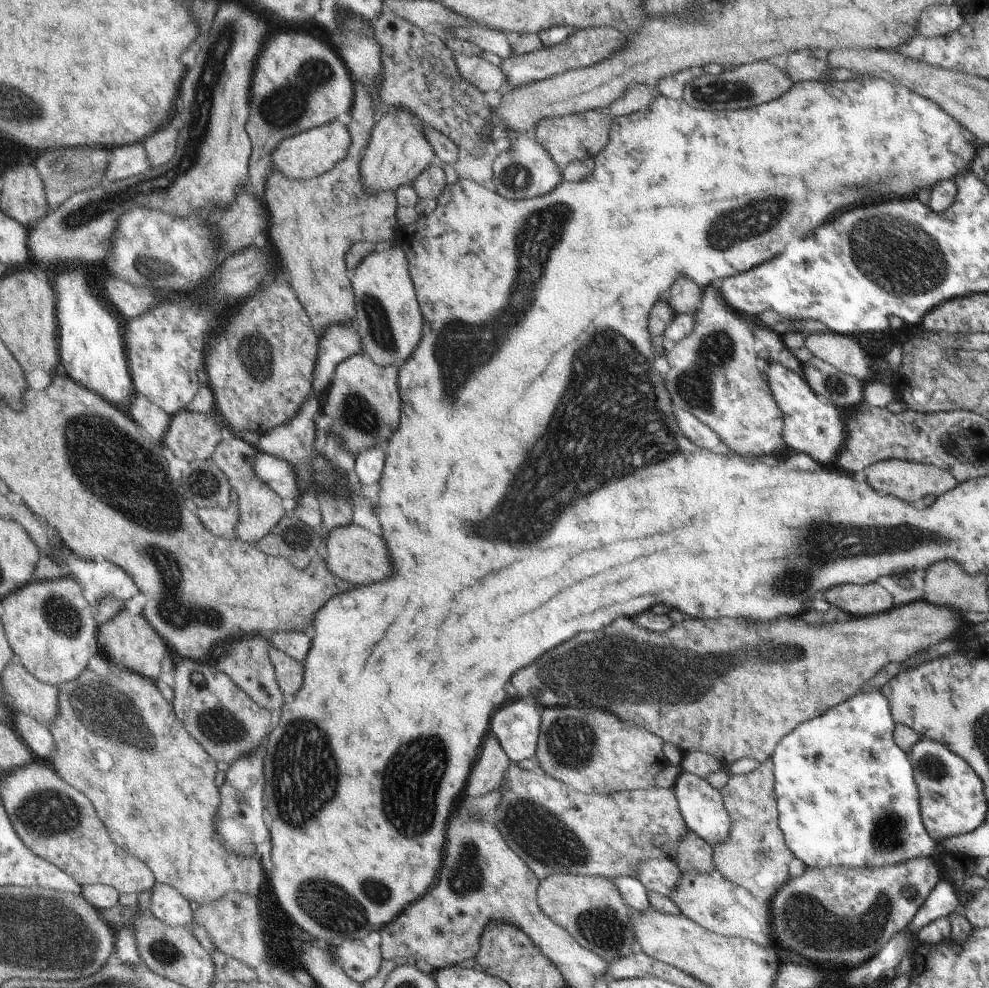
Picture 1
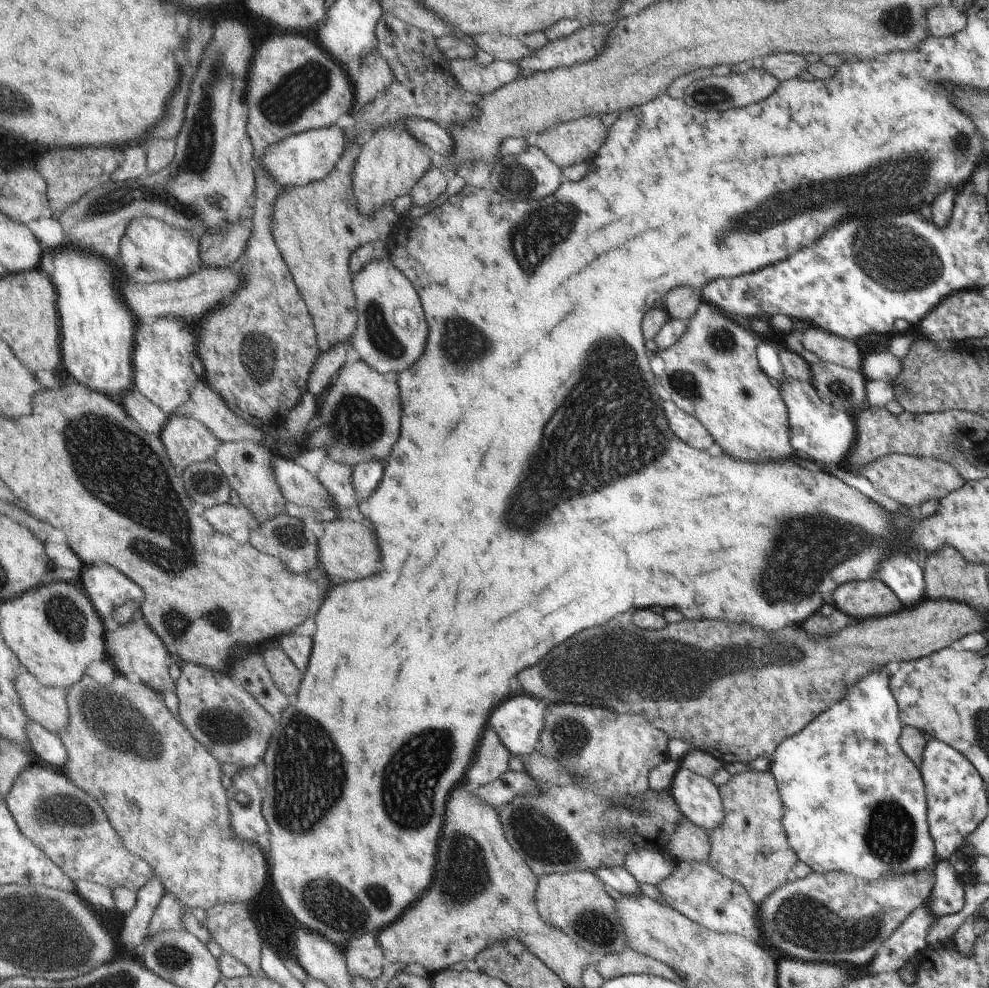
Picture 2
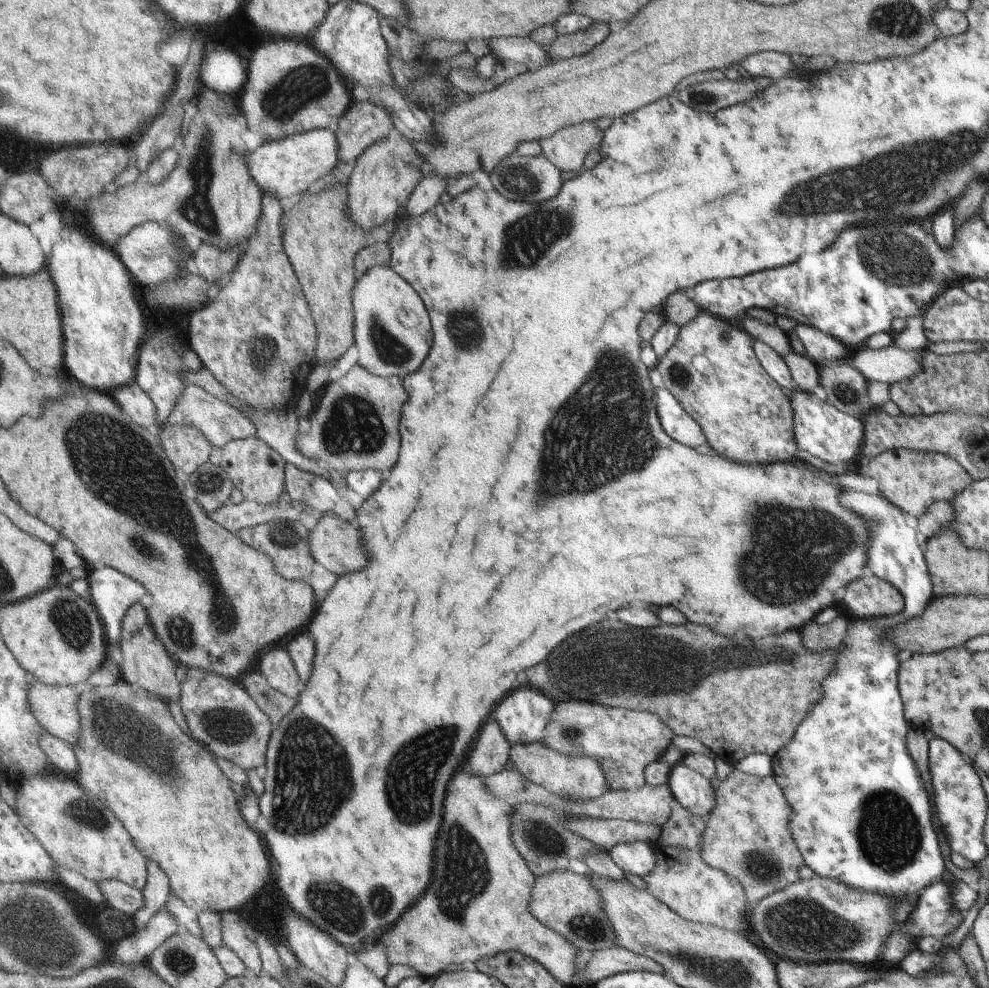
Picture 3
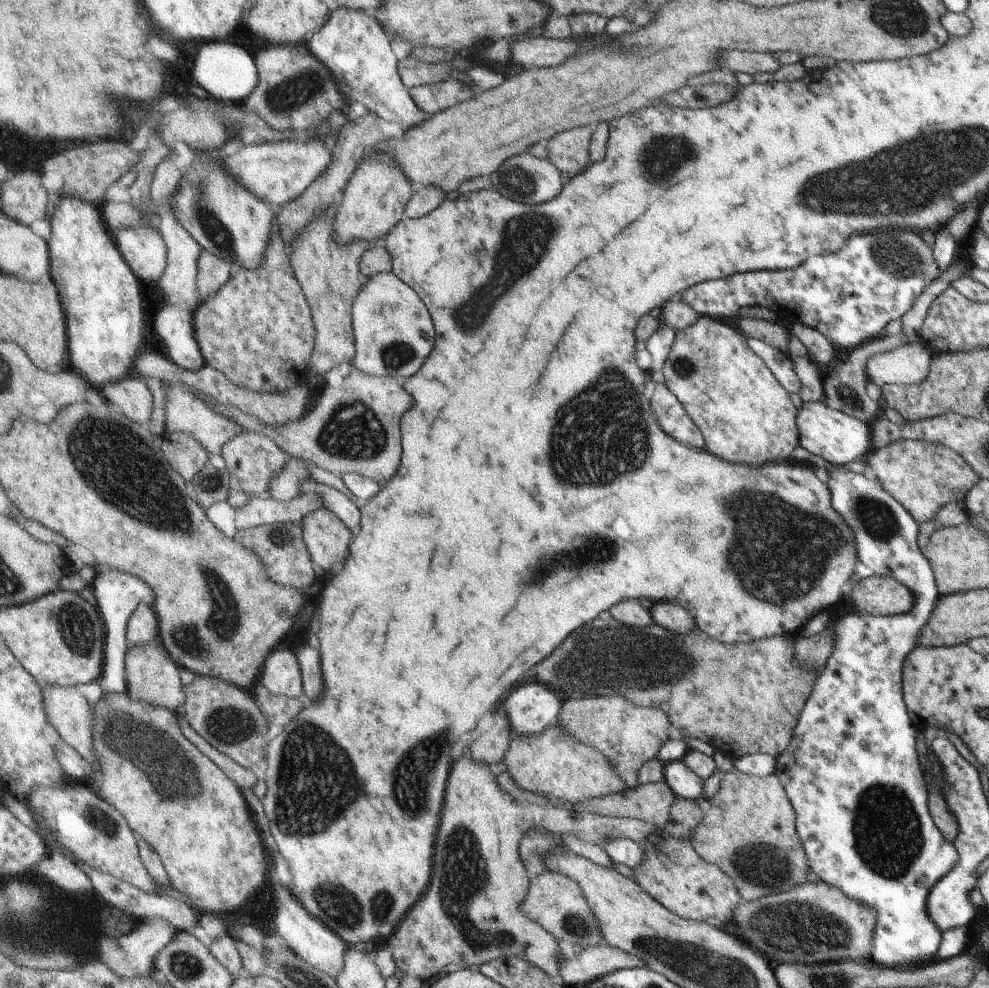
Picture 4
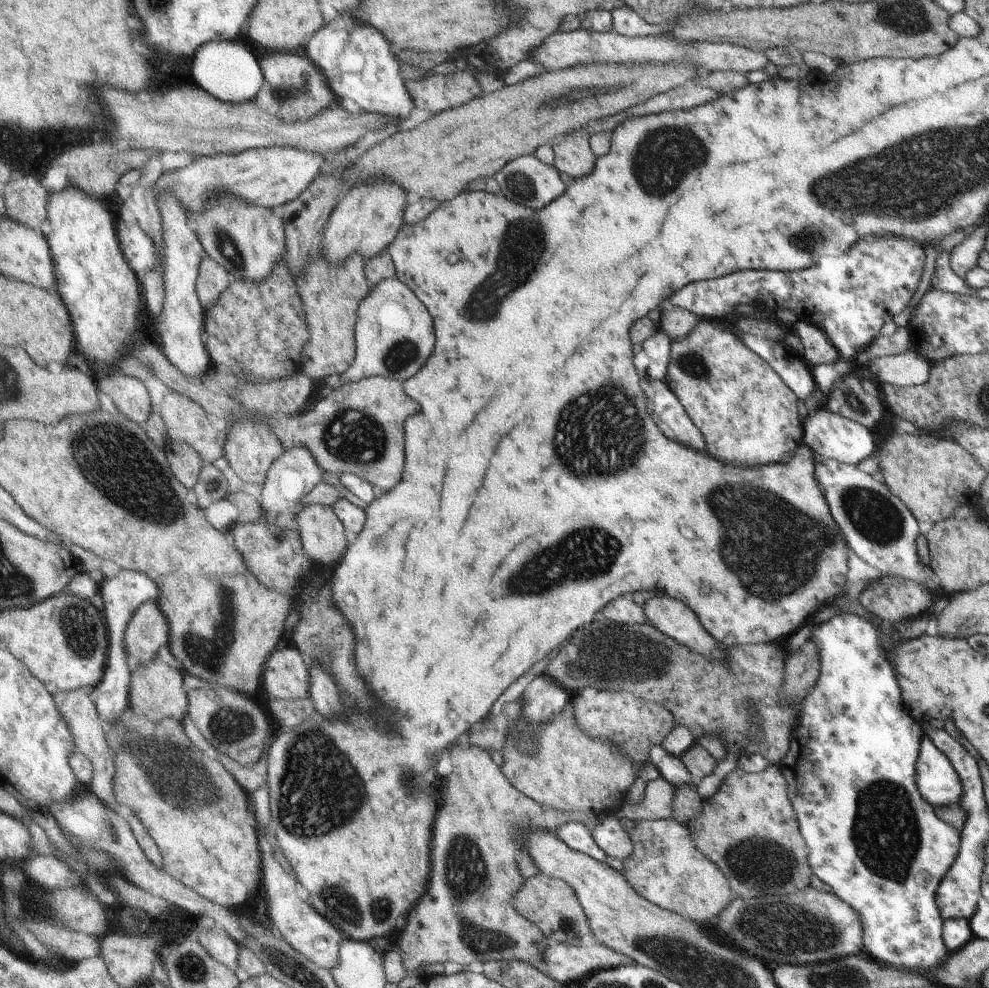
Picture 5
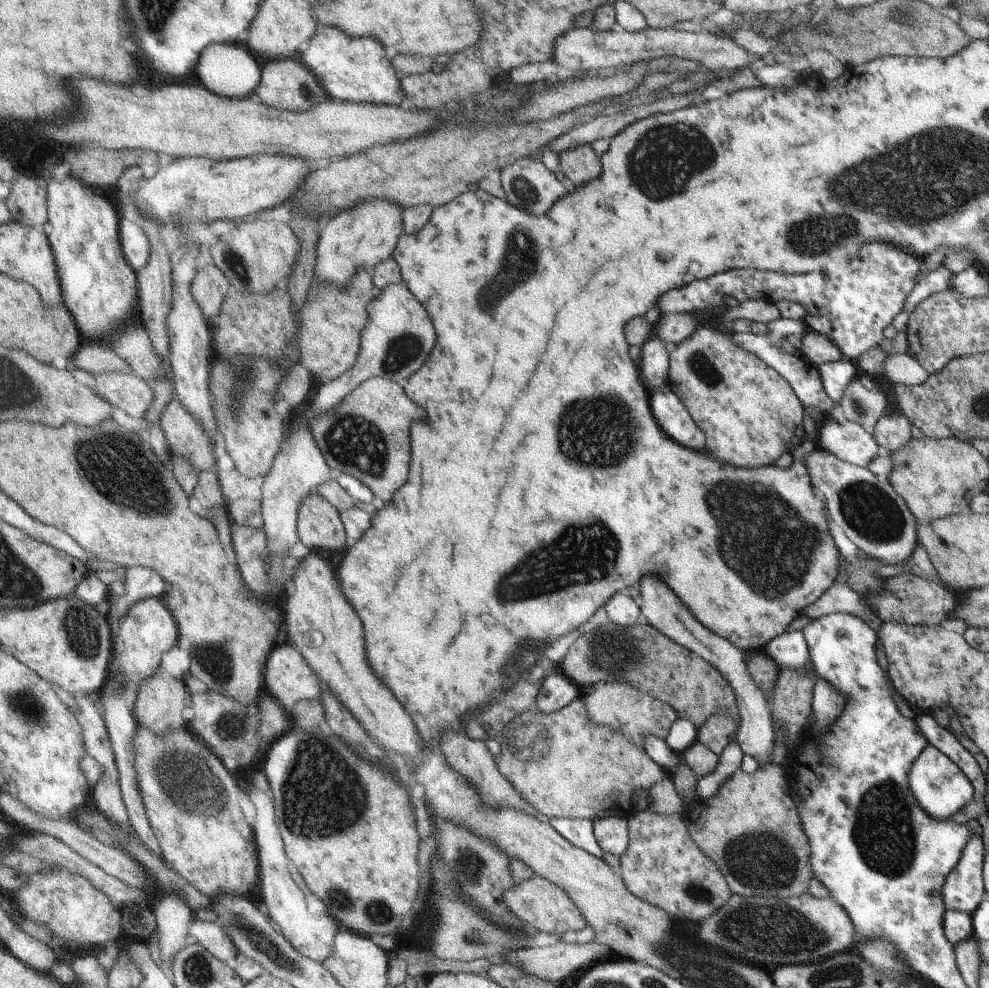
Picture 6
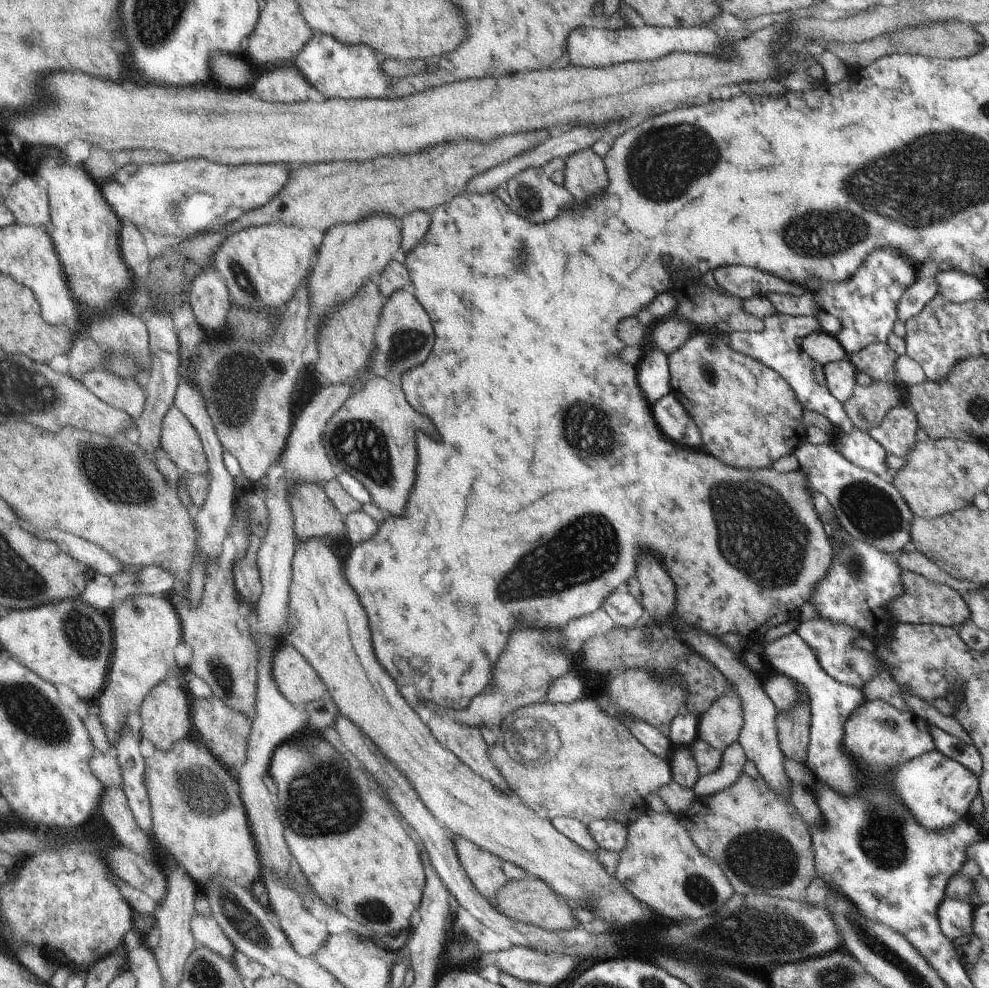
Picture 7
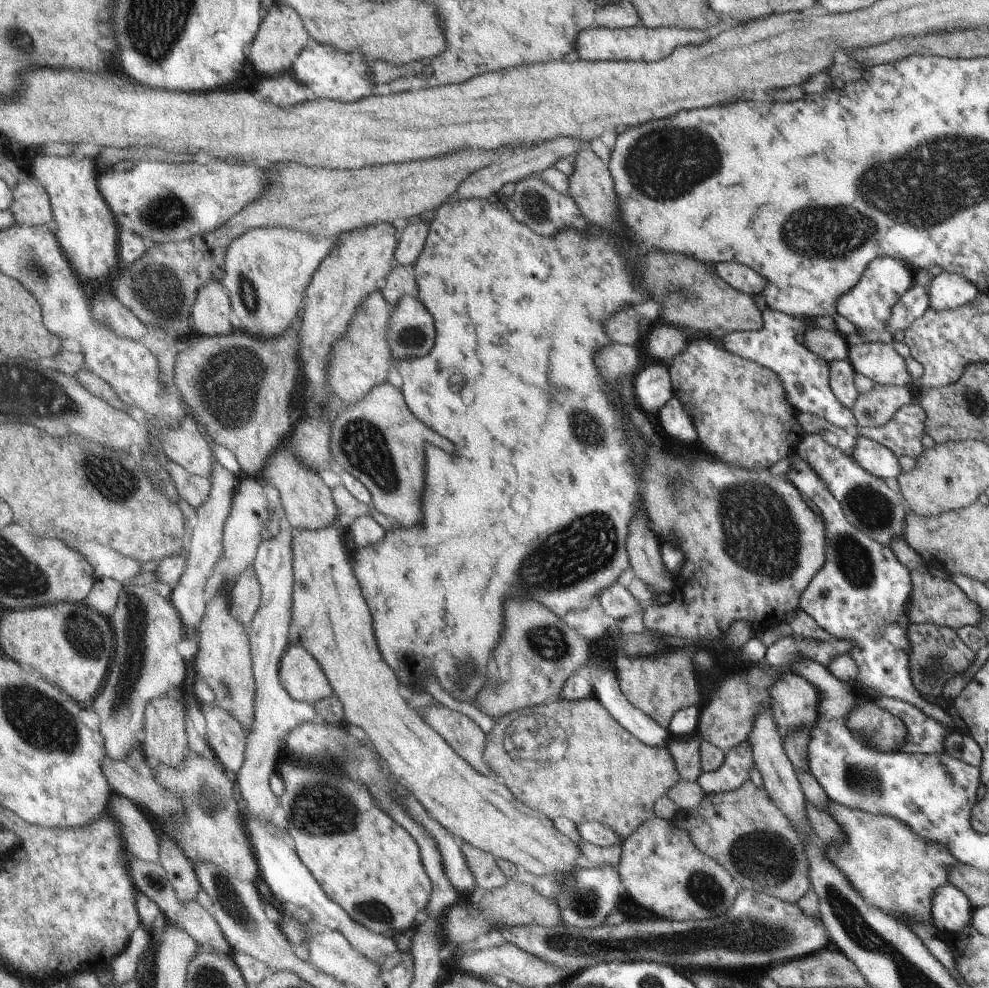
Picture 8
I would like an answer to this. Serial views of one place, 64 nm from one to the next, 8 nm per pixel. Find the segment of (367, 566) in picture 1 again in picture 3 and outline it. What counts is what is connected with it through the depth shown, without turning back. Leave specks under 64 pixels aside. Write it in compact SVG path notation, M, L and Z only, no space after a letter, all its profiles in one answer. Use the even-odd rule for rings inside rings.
M328 513L318 520L318 524L311 534L311 549L317 562L338 577L358 572L358 570L368 566L368 554L364 552L363 534L360 526L339 514Z

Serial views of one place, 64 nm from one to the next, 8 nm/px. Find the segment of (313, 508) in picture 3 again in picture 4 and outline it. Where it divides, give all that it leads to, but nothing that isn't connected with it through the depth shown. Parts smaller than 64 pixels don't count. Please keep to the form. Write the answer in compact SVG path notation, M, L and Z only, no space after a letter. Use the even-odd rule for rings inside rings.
M308 479L301 486L301 492L302 495L312 493L319 494L321 497L325 495L326 508L334 511L346 523L346 526L349 527L354 534L354 538L356 538L360 532L361 514L359 507L353 504L344 493L314 479Z

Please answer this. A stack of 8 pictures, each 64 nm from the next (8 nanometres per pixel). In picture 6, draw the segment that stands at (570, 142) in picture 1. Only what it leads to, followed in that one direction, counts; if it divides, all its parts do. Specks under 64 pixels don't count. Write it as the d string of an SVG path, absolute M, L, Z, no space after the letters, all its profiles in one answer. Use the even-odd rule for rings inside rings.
M589 144L564 150L560 152L559 158L564 180L571 185L572 189L586 186L589 182L602 178L601 158Z

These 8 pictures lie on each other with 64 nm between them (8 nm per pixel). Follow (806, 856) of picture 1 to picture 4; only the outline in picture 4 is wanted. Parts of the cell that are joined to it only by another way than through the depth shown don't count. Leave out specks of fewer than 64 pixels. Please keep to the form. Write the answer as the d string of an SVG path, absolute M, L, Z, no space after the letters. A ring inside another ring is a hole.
M835 472L829 473L829 489L831 490L831 503L836 512L842 515L842 518L850 525L854 531L856 539L857 555L863 564L873 570L879 577L890 577L903 585L906 585L913 594L913 605L910 610L907 610L901 615L888 615L880 620L875 615L866 613L847 614L842 618L837 618L833 622L835 630L835 638L833 639L834 650L825 662L825 666L820 672L820 676L815 683L815 688L810 700L806 704L806 718L800 718L800 722L796 726L796 734L794 734L792 744L784 753L780 753L775 759L776 767L775 774L780 776L781 782L784 784L785 790L788 792L789 801L796 808L797 820L796 829L800 835L802 846L805 849L805 855L808 858L810 870L820 878L821 881L838 887L842 892L850 898L858 899L860 902L866 903L877 912L877 920L875 921L875 930L873 938L873 950L871 951L872 960L877 964L883 964L885 967L898 966L898 964L914 964L918 960L924 960L928 956L934 956L936 950L942 946L944 935L937 929L928 918L928 896L929 890L941 880L945 874L952 870L952 866L957 865L960 860L960 855L956 854L954 846L950 842L944 840L944 836L940 834L940 830L936 828L934 820L930 818L930 810L928 810L928 796L926 796L926 786L924 786L924 778L922 778L922 770L920 770L920 760L916 754L916 730L910 724L910 718L906 714L906 707L902 700L902 667L906 655L917 644L920 630L927 623L929 616L932 614L936 601L940 596L931 564L926 558L926 555L920 551L918 547L918 523L912 518L912 515L896 500L886 492L871 475L861 475L852 472Z

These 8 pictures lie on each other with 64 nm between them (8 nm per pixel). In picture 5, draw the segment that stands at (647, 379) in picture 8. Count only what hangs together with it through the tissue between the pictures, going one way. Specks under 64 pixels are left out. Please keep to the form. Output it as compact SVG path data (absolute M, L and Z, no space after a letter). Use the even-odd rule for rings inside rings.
M658 329L643 342L641 348L650 360L646 373L650 376L651 381L666 380L671 357L671 344L670 338Z

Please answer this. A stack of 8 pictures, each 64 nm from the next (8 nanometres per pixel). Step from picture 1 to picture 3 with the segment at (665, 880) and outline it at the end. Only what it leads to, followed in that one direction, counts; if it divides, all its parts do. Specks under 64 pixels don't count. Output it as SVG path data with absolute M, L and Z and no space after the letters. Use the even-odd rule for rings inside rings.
M649 842L622 843L610 850L612 860L628 874L645 877L657 868L655 845Z

